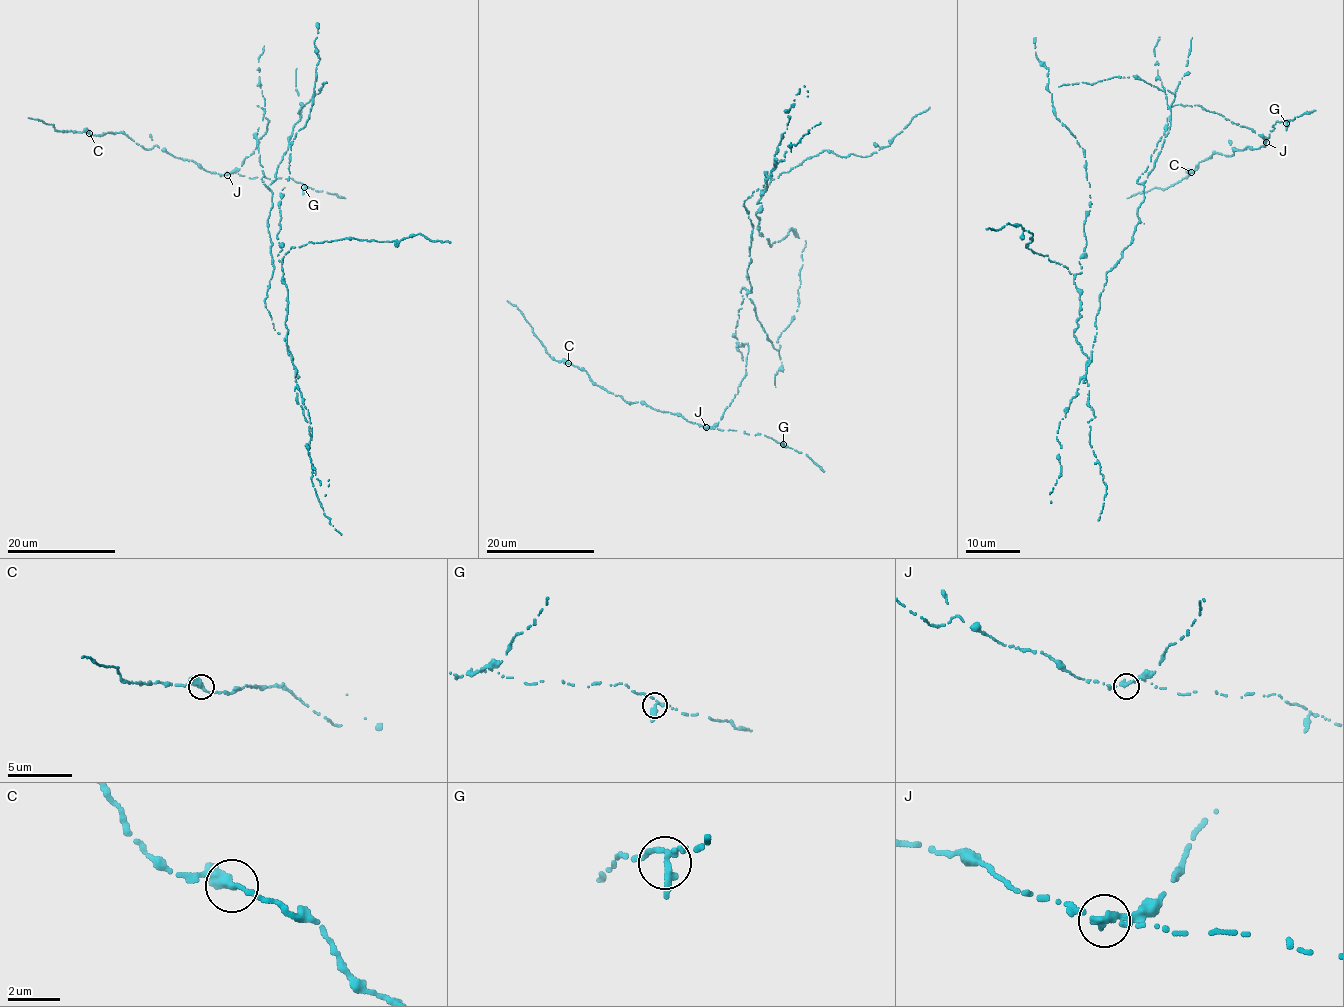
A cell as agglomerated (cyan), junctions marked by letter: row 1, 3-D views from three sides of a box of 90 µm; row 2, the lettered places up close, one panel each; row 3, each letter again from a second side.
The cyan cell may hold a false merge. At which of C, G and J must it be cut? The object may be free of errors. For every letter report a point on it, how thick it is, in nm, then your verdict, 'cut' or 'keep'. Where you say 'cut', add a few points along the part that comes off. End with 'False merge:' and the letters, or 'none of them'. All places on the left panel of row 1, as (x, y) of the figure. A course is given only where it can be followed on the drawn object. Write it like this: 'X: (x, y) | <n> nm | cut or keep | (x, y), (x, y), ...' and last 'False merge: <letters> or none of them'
C: (89, 133) | 280 nm | keep
G: (304, 187) | 280 nm | keep
J: (227, 175) | 240 nm | cut | (227, 174), (258, 145), (263, 116), (274, 267), (265, 304), (289, 352), (280, 192), (309, 117), (316, 23)
False merge: J

